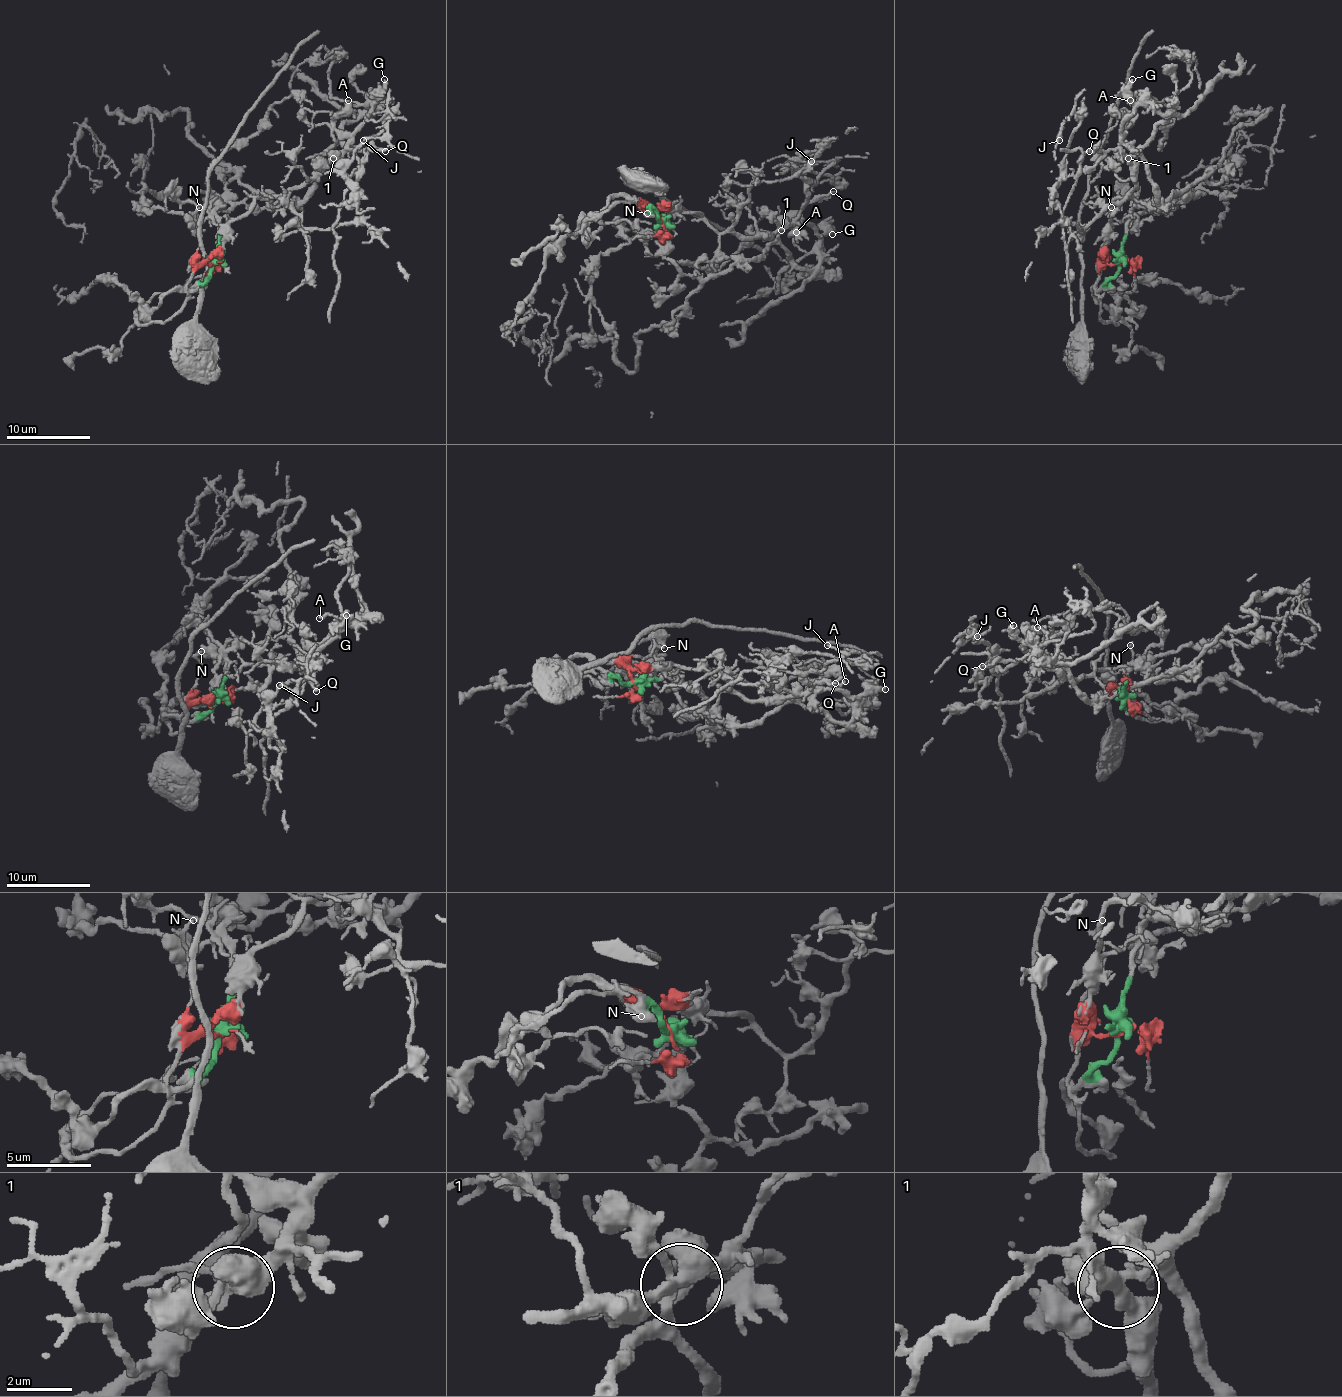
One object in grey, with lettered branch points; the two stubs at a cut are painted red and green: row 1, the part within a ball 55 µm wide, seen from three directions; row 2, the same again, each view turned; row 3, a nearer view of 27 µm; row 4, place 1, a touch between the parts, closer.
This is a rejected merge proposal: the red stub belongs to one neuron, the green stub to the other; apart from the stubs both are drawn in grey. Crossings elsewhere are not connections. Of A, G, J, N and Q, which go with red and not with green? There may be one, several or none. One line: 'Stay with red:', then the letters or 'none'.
Stay with red: A, G, J, N, Q

